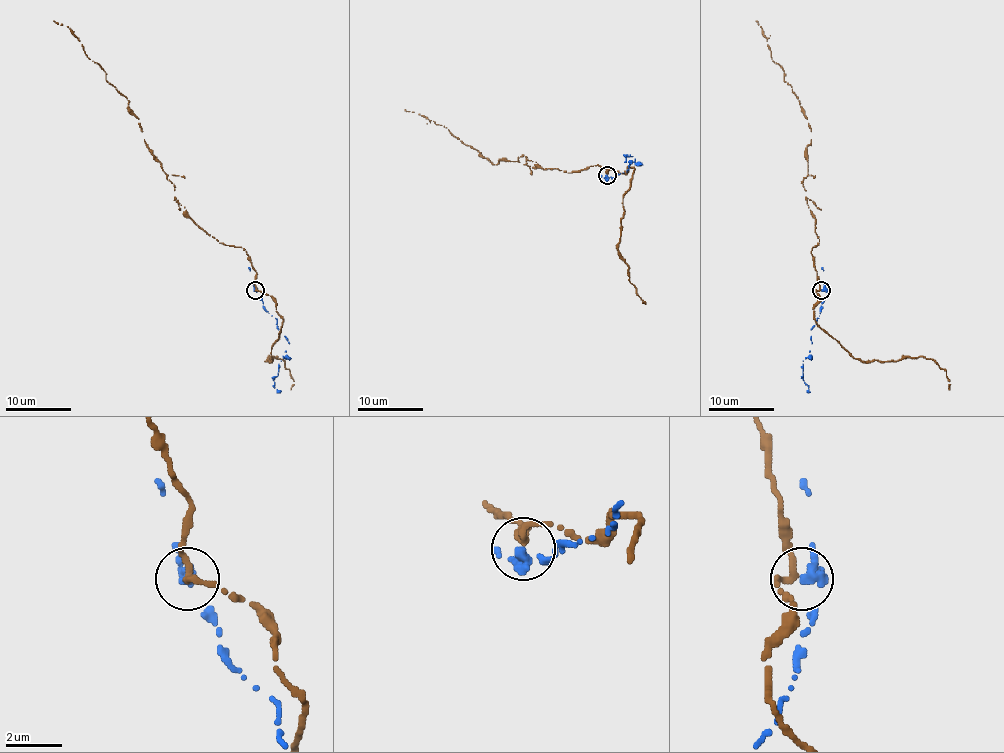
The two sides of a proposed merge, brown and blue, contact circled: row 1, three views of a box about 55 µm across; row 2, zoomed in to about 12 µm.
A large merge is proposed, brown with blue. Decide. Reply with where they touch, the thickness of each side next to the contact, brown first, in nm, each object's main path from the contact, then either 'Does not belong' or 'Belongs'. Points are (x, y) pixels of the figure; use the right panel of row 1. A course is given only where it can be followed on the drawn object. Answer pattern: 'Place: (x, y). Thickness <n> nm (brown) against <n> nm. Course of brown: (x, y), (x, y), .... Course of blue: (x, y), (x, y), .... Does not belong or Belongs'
Place: (821, 290). Thickness 240 nm (brown) against 440 nm. Course of brown: (820, 290), (810, 253), (819, 243), (815, 218), (802, 184), (810, 125), (784, 71), (771, 59), (756, 20). Course of blue: (822, 290), (825, 299), (810, 330), (809, 356), (802, 361), (807, 390). Does not belong

